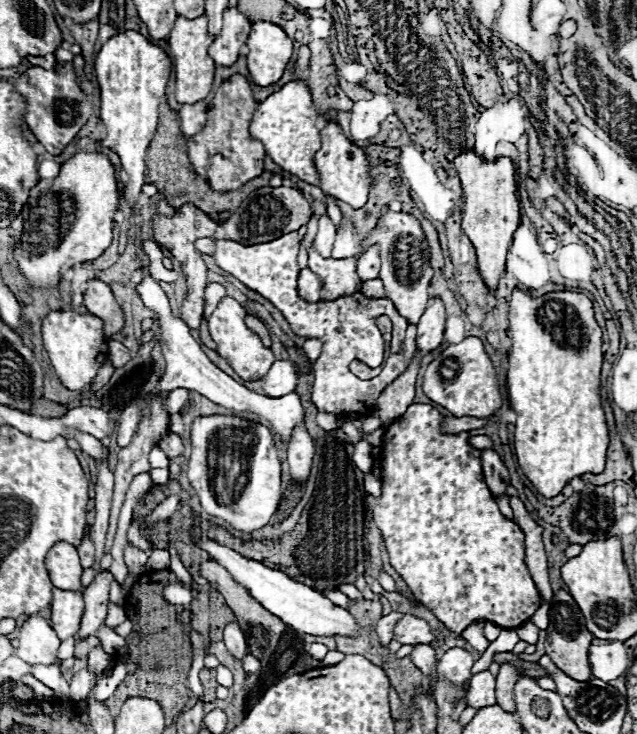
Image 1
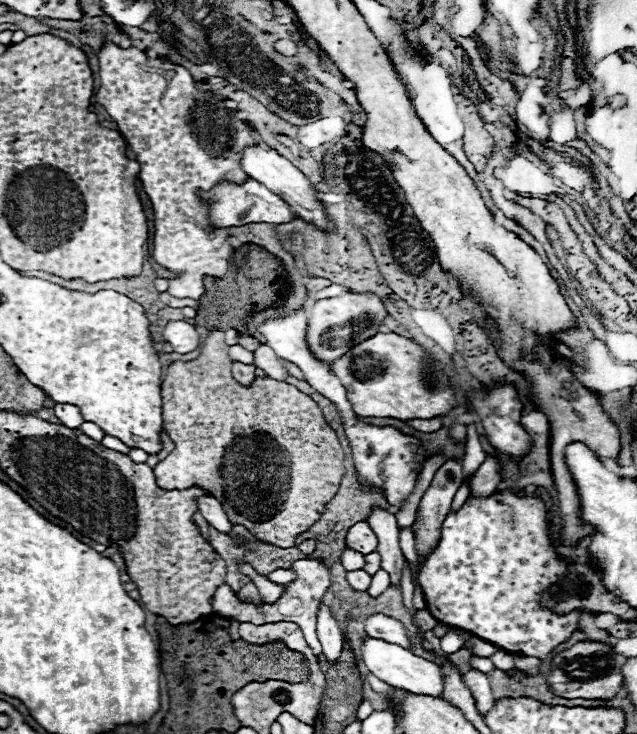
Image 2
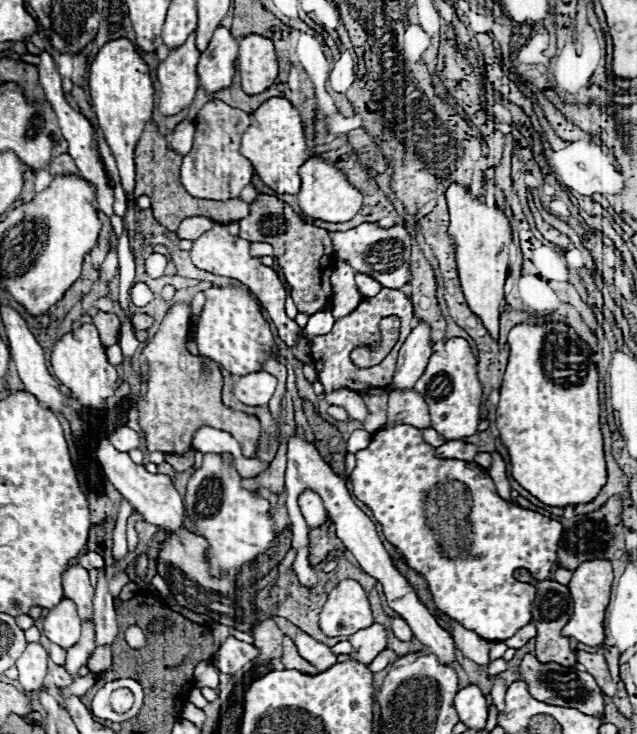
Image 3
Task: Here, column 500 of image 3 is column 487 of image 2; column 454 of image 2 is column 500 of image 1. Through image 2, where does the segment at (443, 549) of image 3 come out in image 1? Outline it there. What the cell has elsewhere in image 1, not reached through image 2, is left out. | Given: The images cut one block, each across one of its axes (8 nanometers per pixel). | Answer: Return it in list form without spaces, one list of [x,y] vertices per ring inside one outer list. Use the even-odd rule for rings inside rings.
[[[412,404],[402,416],[398,416],[390,426],[386,426],[386,434],[382,440],[382,494],[380,498],[368,496],[366,498],[366,506],[376,522],[376,526],[382,530],[388,554],[390,554],[390,564],[396,568],[396,572],[406,580],[412,596],[426,606],[430,612],[434,612],[434,616],[446,624],[446,628],[450,628],[456,634],[462,634],[462,630],[476,622],[476,620],[484,620],[484,622],[492,622],[500,628],[520,628],[524,622],[528,622],[528,618],[542,606],[542,596],[524,564],[524,534],[518,528],[518,524],[514,524],[510,518],[506,518],[500,510],[498,504],[494,500],[494,496],[490,494],[484,476],[482,476],[482,462],[480,462],[480,452],[476,448],[472,448],[468,444],[468,432],[460,432],[460,434],[440,434],[440,412],[436,408],[432,408],[430,404]]]

